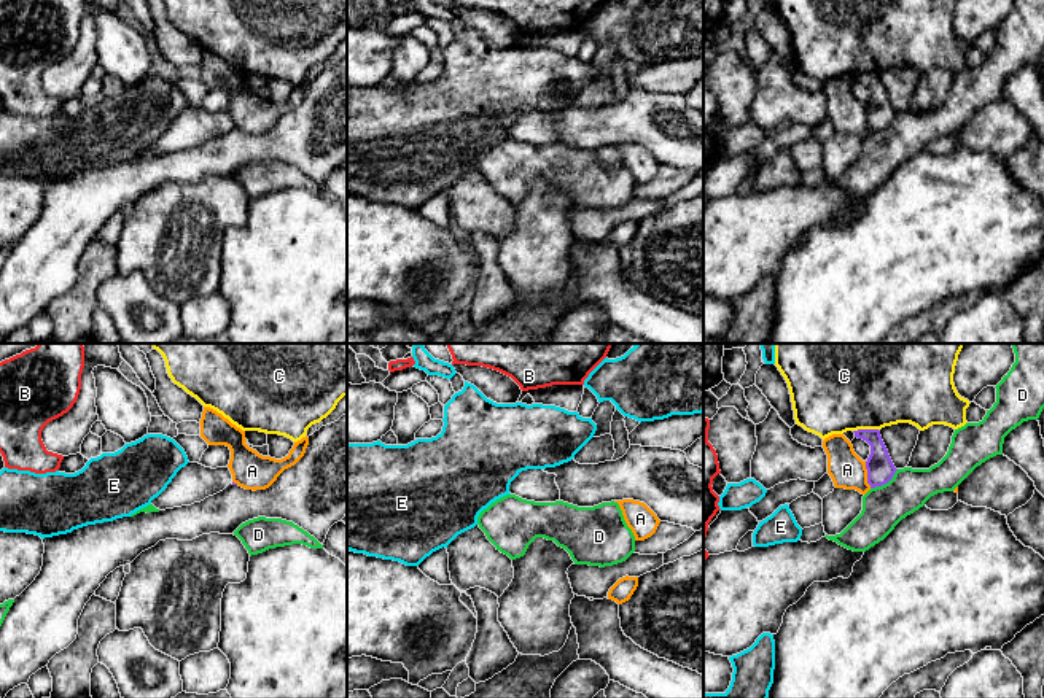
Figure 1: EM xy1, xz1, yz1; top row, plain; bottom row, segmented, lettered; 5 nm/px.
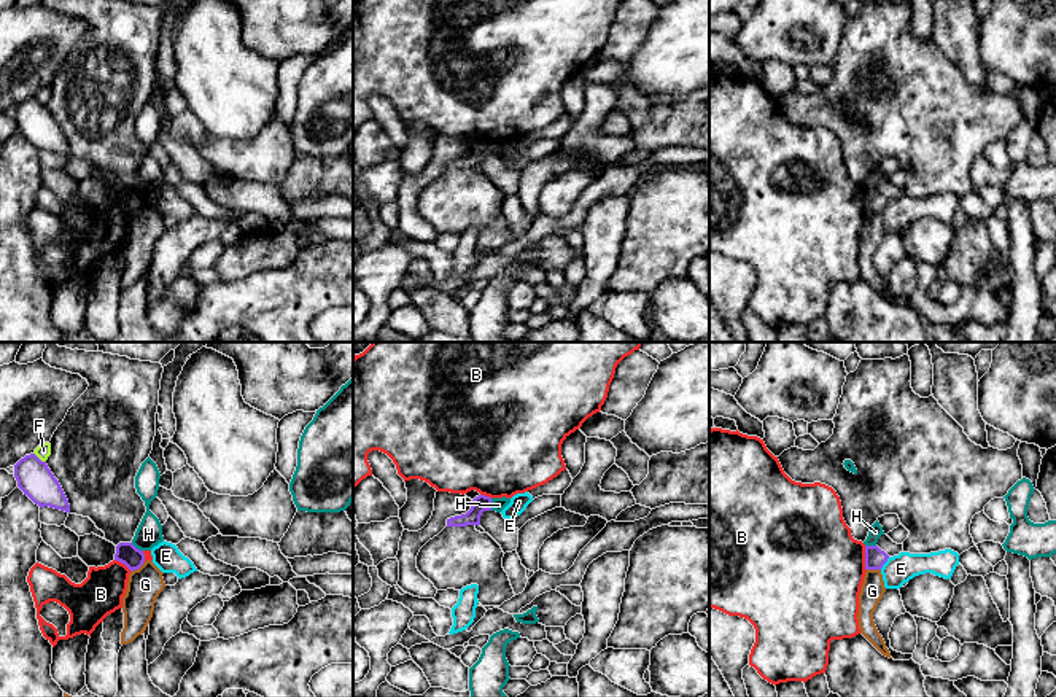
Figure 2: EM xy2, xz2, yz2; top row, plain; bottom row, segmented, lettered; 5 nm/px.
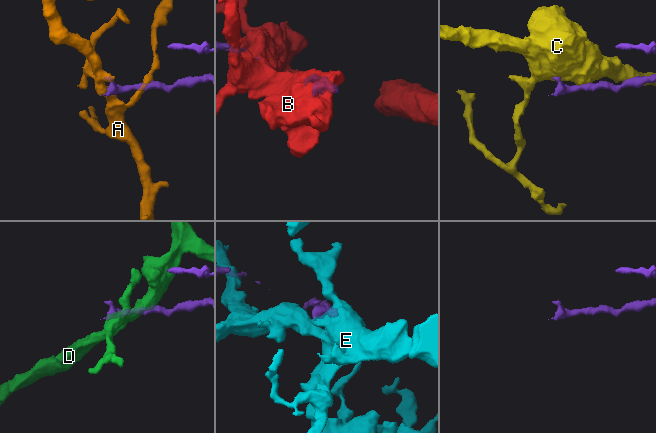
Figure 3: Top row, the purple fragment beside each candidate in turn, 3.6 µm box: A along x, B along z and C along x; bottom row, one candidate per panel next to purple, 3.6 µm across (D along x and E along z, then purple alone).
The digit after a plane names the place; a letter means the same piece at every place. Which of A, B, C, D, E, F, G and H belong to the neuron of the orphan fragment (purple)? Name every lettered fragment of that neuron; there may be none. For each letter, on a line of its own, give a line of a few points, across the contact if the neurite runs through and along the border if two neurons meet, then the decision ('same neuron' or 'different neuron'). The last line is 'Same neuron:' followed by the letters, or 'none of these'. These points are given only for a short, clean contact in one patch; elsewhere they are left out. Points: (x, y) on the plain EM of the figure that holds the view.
A: different neuron
B: different neuron
C: different neuron
D: yz1 (898, 113), (887, 126), (871, 132) | different neuron
E: different neuron
F: xy2 (34, 96), (45, 105) | different neuron
G: xy2 (143, 204), (131, 215) | different neuron
H: xz2 (490, 142), (492, 153) | different neuron
Same neuron: none of these

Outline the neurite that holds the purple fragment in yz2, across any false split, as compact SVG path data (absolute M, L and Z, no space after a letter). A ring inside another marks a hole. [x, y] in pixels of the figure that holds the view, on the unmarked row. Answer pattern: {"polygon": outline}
{"polygon": "M865 189L865 213L881 213L887 202L878 189Z"}

